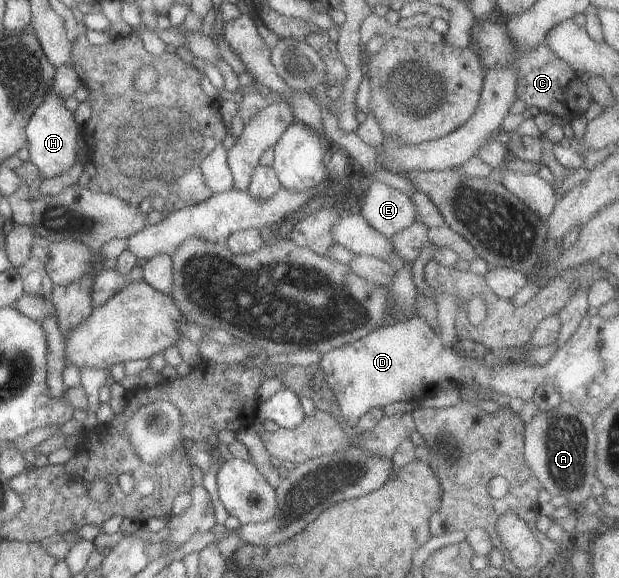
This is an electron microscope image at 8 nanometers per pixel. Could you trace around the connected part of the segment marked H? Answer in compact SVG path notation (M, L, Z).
M48 88L42 104L34 109L30 120L24 127L28 160L36 166L42 178L60 176L76 162L76 140L79 133L79 124L72 118L72 113L64 108L62 98L58 94L54 94L51 88Z

